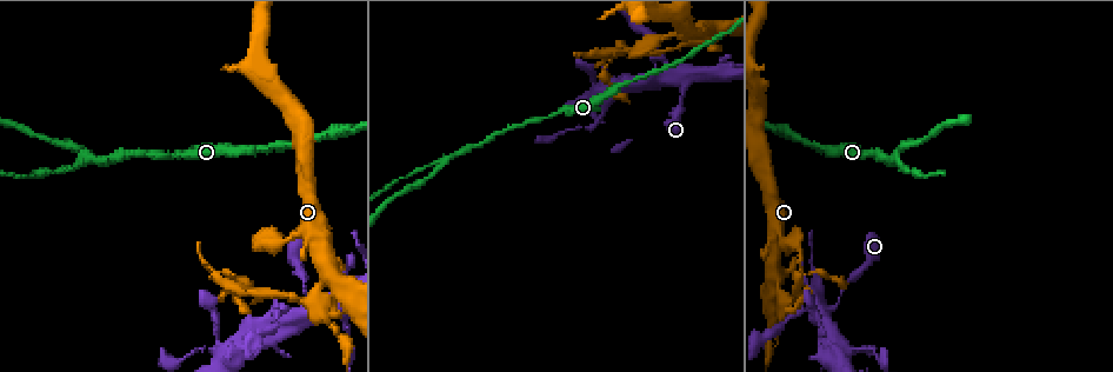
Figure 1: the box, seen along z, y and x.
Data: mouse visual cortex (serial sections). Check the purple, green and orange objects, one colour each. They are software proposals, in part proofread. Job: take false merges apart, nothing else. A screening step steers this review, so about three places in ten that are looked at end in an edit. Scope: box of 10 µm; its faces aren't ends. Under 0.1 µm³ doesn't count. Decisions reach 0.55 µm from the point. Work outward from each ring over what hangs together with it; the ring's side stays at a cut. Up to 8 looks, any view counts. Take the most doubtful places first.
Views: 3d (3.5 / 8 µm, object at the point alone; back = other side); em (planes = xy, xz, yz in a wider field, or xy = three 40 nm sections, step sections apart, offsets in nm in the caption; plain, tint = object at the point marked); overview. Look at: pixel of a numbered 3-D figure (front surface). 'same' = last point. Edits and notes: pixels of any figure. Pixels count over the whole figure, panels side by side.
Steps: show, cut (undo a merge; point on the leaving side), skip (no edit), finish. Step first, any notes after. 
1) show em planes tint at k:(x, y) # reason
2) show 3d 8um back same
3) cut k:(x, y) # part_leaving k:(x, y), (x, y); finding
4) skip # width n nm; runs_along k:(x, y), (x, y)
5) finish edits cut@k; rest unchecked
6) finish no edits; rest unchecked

show 3d 3.5um at 1:(90, 156) # arms part here

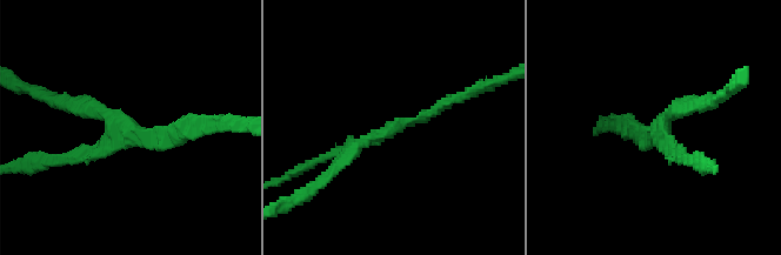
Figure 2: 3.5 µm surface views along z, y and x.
show em planes tint at 2:(659, 130) # shape alone is not enough

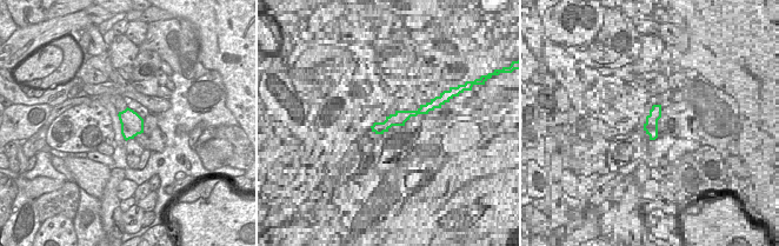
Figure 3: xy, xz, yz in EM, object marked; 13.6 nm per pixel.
show em xy step 5 tint same

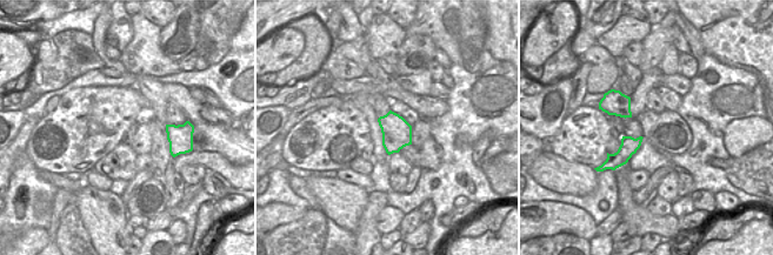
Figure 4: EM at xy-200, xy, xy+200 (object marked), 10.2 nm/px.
skip # arm_widths 150, 150, 200 nm; runs_along 2:(459, 95), (365, 140), (333, 170); all the same cell

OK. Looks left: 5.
show 3d 3.5um at 1:(304, 311) # sharp bend

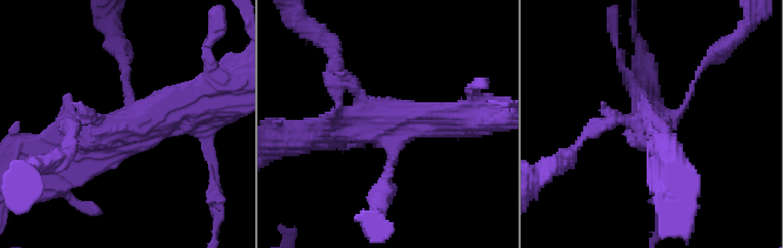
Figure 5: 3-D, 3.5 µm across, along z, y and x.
show em xy step 2 tint at 5:(132, 119)

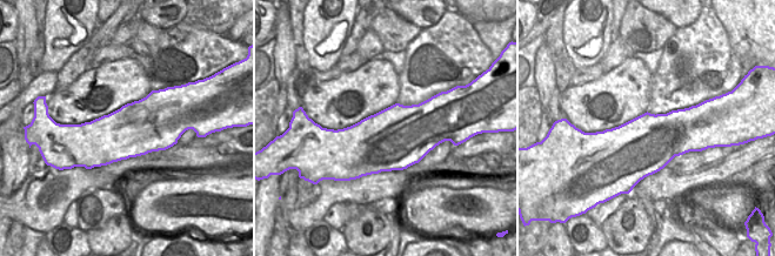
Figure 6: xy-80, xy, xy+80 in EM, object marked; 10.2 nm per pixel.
skip # runs_along 5:(122, 58), (131, 119), (65, 145); one cell here

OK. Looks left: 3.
finish no edits; rest unchecked

